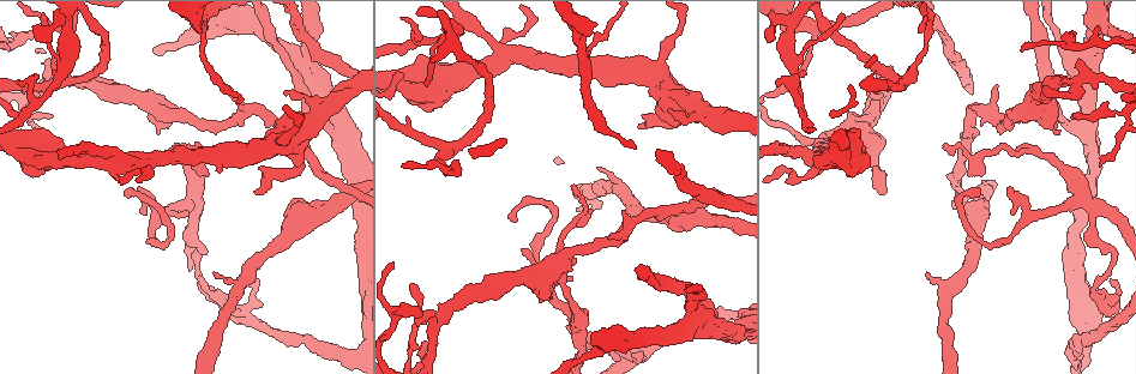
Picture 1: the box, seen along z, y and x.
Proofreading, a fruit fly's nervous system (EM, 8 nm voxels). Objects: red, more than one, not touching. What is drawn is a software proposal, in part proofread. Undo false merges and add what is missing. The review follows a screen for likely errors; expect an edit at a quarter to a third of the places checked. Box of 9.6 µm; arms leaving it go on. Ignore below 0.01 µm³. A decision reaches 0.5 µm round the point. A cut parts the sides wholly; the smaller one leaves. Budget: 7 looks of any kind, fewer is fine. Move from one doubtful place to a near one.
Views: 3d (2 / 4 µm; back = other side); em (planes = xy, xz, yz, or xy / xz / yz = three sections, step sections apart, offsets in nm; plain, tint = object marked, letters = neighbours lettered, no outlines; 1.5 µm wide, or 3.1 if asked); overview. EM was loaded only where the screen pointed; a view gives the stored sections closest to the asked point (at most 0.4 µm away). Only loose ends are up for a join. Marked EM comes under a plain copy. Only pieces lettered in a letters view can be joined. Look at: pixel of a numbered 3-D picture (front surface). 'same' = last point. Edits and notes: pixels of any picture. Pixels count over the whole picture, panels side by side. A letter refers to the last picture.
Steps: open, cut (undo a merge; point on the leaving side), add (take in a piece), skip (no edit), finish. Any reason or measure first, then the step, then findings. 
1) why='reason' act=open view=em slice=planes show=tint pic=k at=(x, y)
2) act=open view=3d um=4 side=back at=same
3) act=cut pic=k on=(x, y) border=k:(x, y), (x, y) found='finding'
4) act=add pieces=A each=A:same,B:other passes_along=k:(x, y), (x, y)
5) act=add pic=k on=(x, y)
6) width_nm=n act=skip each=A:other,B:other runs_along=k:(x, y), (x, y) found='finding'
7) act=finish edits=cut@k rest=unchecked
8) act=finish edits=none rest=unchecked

act=open view=3d um=2 pic=1 at=(866, 95)

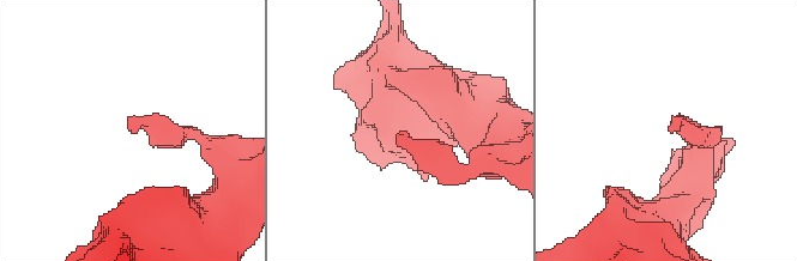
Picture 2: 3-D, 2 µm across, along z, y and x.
act=open view=em slice=xy step=8 show=letters pic=2 at=(674, 118)

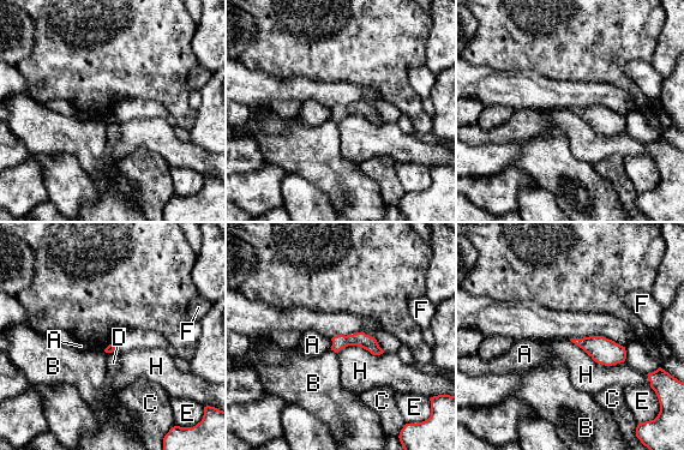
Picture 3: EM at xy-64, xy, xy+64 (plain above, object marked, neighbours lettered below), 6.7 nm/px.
act=open view=em slice=planes show=letters at=same

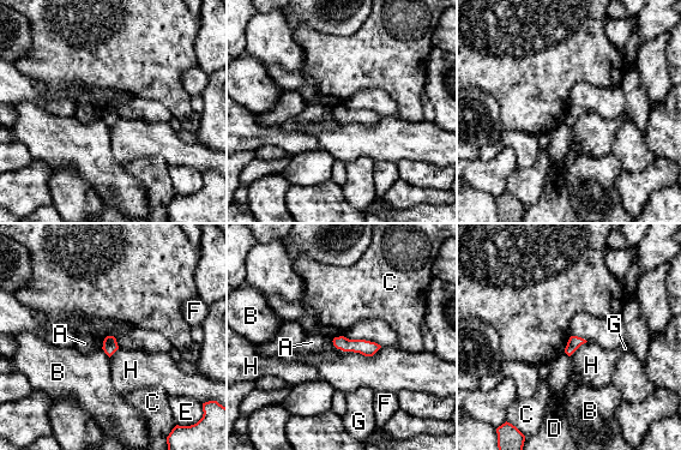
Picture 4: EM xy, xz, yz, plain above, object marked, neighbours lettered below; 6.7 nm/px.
act=skip each=A:other,B:other,C:other,D:other,E:other,F:other,G:other,H:other border=4:(571, 336), (564, 349) found='no lettered piece goes on from it'

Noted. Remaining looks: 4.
why='tapers out' act=open view=em slice=planes show=letters pic=1 at=(215, 273)

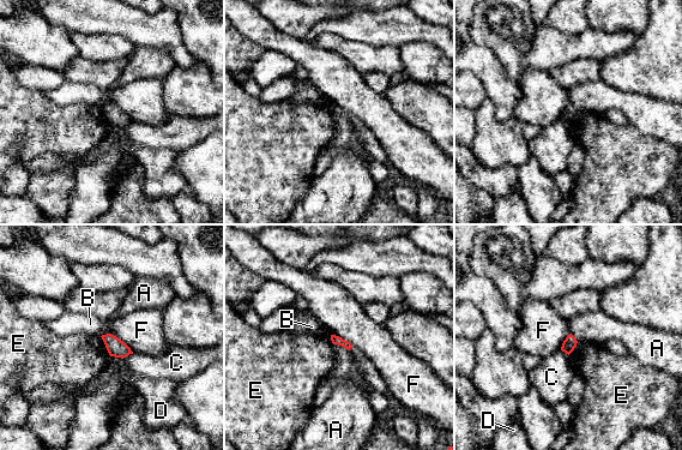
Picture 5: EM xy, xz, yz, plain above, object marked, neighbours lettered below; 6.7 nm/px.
longest_contact=F:200nm act=skip each=A:other,B:other,C:other,D:other,E:other,F:other border=5:(110, 332), (133, 352) found='none of them fits'

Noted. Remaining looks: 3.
why='abrupt turn' act=open view=em slice=planes show=tint pic=1 at=(1113, 257)

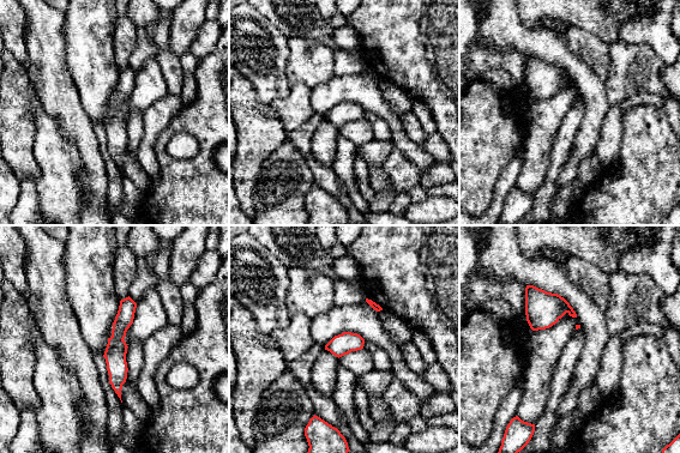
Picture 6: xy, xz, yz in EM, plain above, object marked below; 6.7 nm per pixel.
why='what lies round it' act=open view=em slice=planes show=letters at=same

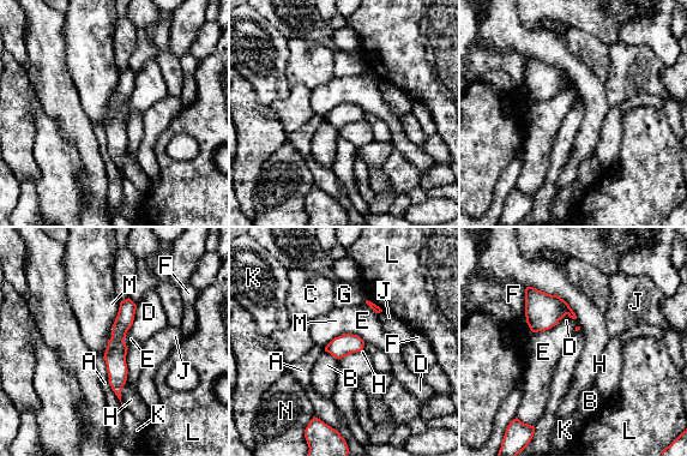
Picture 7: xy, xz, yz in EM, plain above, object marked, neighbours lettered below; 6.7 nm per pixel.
width_nm=20 act=skip each=A:other,B:other,C:other,D:other,E:other,F:other,G:other,H:other,J:other,K:other,L:other,M:other,N:other border=7:(120, 302), (112, 336), (108, 340) found='all the same cell'

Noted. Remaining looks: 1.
act=finish edits=none rest=unchecked

